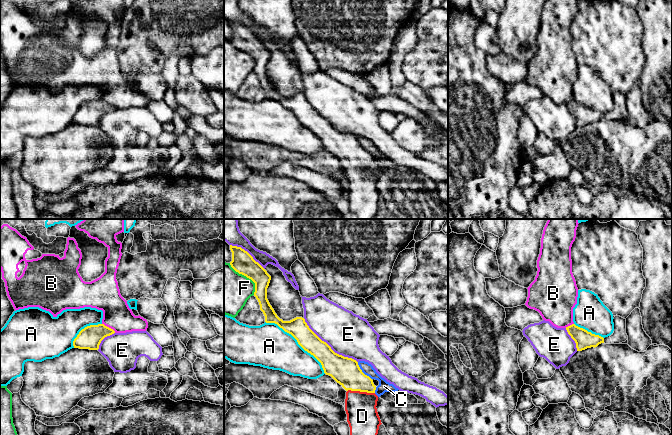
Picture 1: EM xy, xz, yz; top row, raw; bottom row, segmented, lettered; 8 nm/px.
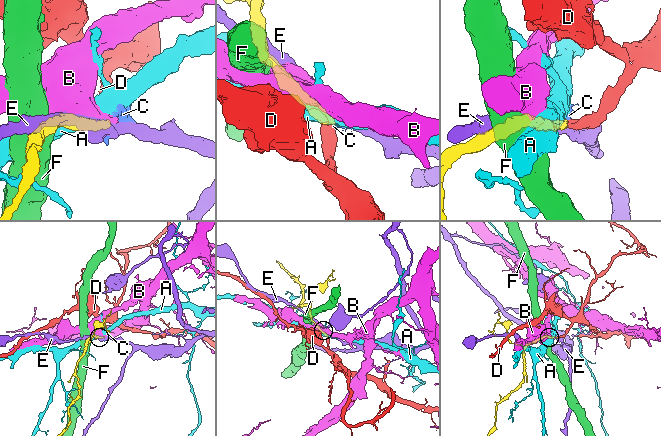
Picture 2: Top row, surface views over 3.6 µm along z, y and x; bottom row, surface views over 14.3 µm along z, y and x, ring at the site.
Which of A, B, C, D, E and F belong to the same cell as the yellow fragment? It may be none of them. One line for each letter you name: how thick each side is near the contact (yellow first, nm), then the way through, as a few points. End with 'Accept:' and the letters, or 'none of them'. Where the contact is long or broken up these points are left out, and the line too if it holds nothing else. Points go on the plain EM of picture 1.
D: Thickness 220 nm (yellow) against 260 nm. Path across: xz (345, 147), (361, 167), (362, 192)
Accept: D

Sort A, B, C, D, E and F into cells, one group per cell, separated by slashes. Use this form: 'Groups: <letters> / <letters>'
Groups: A / B / C / D / E / F

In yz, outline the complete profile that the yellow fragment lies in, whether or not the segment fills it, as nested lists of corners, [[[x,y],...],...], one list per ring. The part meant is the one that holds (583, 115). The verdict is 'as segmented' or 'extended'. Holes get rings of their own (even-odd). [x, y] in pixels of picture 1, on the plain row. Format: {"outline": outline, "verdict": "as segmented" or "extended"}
{"outline": [[[575,100],[566,103],[566,106],[571,114],[575,117],[577,127],[582,127],[591,123],[595,124],[599,120],[604,119],[603,113],[592,110],[591,108],[580,104]]], "verdict": "as segmented"}

